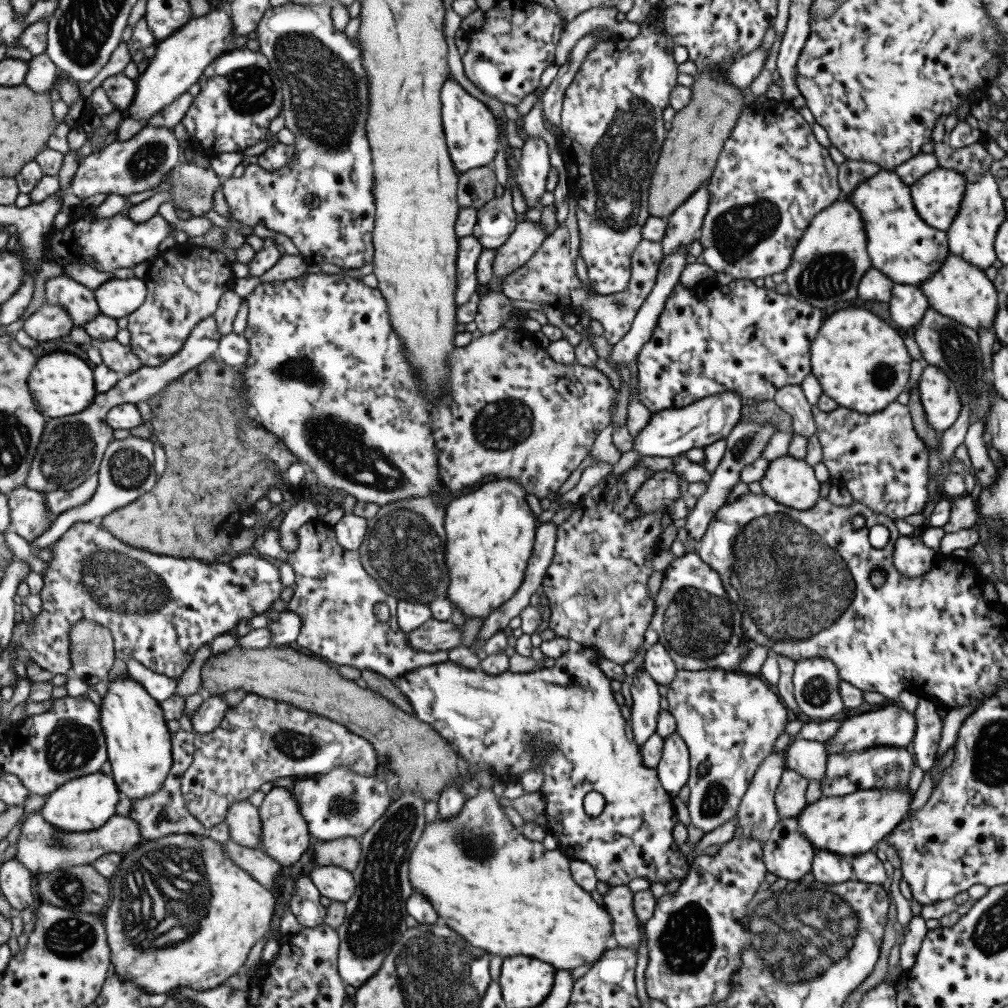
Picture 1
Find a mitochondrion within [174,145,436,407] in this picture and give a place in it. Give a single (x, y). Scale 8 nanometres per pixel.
(195, 191)

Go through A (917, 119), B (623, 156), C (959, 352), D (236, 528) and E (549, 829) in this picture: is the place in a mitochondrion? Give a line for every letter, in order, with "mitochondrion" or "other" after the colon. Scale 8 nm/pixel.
A: other
B: mitochondrion
C: mitochondrion
D: other
E: other

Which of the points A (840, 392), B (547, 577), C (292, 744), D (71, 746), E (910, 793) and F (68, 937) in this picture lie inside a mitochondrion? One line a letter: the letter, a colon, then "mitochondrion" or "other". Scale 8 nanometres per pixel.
A: other
B: other
C: mitochondrion
D: mitochondrion
E: other
F: mitochondrion

